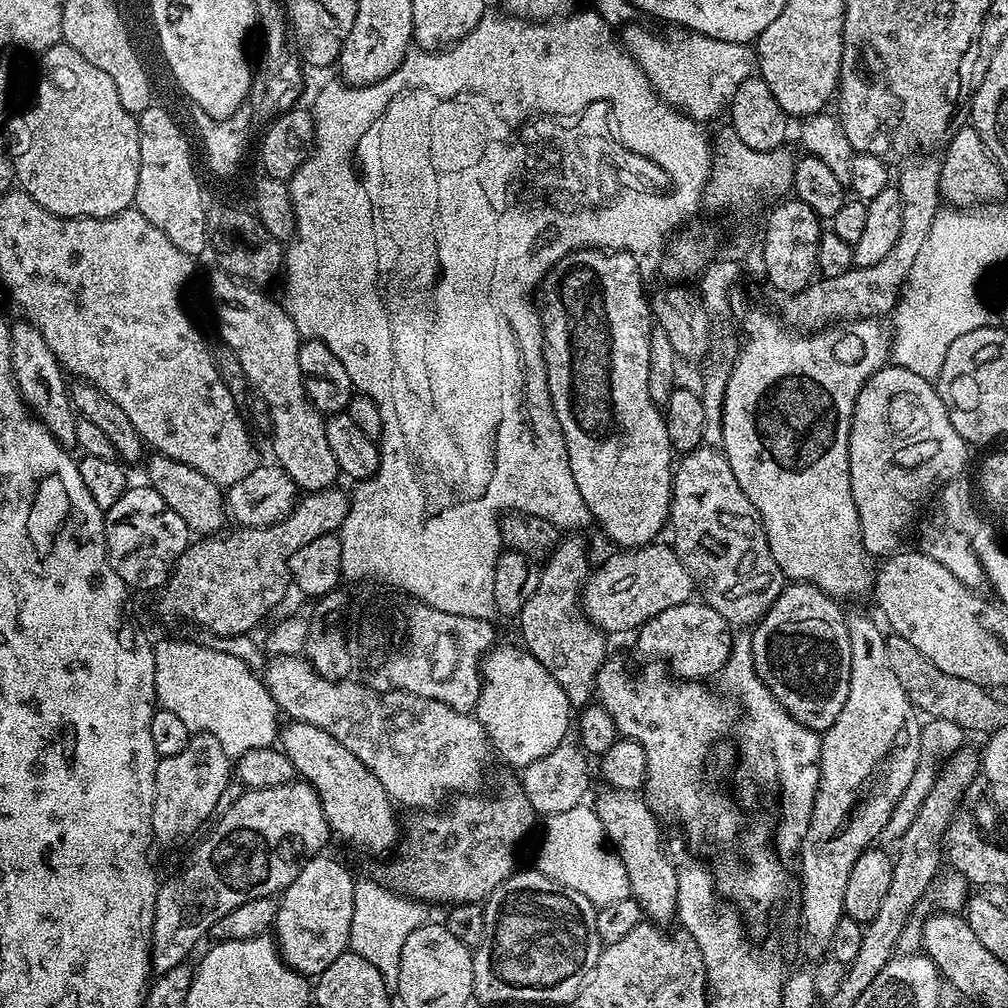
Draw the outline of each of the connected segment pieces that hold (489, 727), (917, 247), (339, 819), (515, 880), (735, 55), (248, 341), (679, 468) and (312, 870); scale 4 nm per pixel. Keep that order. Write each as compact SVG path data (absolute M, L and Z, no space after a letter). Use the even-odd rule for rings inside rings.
M496 646L485 656L482 665L482 680L480 685L480 697L476 703L474 713L476 721L488 732L489 741L498 753L508 764L513 764L516 770L522 770L530 766L530 762L538 762L550 750L557 748L559 744L565 743L568 736L568 719L573 719L574 706L566 698L566 690L558 686L558 682L538 662L538 658L531 656L523 647L500 648Z
M924 156L921 160L916 160L913 164L905 163L903 170L896 181L896 187L902 198L902 227L899 230L898 240L895 242L893 250L886 254L882 262L876 262L872 266L855 266L844 271L840 275L832 277L819 277L802 291L791 293L785 300L781 317L783 321L796 330L812 330L825 327L833 322L847 322L854 319L875 319L889 315L894 309L900 298L900 291L904 286L910 272L910 266L914 266L914 258L922 250L922 245L930 234L930 226L934 222L937 212L942 207L942 197L940 194L940 166L941 161L932 156Z
M292 720L283 725L278 736L282 751L294 762L297 773L318 794L322 810L328 819L329 829L344 840L349 840L356 848L365 848L368 852L391 853L397 847L402 836L402 824L396 821L397 809L387 790L334 738L313 724L302 720ZM393 808L393 809L392 809ZM392 848L392 849L391 849Z
M538 870L532 872L513 871L511 876L506 877L501 884L488 895L487 900L483 901L484 917L486 918L486 934L482 942L474 949L472 965L474 966L474 986L472 987L473 997L477 1001L485 1000L488 1004L500 1004L503 1000L533 1000L536 1004L569 1004L571 1005L584 985L584 980L592 973L594 966L600 957L602 947L598 938L598 926L596 925L597 905L591 904L582 894L570 890L570 886L562 886L546 874Z
M633 22L623 27L622 43L629 52L629 55L635 57L639 62L640 69L650 78L651 84L655 90L668 104L685 111L693 120L708 122L708 119L720 113L731 103L734 94L738 90L738 86L746 80L746 78L755 75L756 67L756 51L753 45L749 43L732 43L722 39L714 39L709 36L702 35L700 32L689 32L682 30L677 32L672 38L660 36L640 23Z
M216 270L212 276L212 300L216 303L216 328L220 331L219 339L238 354L238 362L242 362L242 370L246 370L249 385L258 391L259 399L265 400L272 415L272 452L275 463L284 468L286 474L293 479L297 489L305 493L321 492L337 483L336 476L341 475L338 462L334 458L334 450L330 450L330 442L326 440L324 429L325 417L313 406L306 394L302 366L298 366L298 350L302 343L300 331L288 316L283 303L263 296L259 287L246 280L239 279L227 270Z
M701 446L695 448L692 452L685 452L679 457L678 463L675 465L672 473L672 510L670 513L670 532L672 528L672 537L670 543L676 552L682 558L682 562L686 566L686 570L692 575L695 587L704 591L703 599L714 610L718 610L718 614L722 614L722 618L726 618L729 625L732 626L752 626L759 621L770 610L770 606L778 598L778 594L782 594L786 583L784 572L778 566L778 562L774 562L774 554L770 554L770 542L768 535L764 529L762 518L758 514L758 510L754 506L754 502L750 502L750 498L746 498L746 494L742 490L742 486L738 486L738 478L734 478L734 470L730 470L730 462L728 457L724 455L719 447Z
M321 854L307 860L307 862L301 866L298 878L294 878L294 882L290 882L290 886L284 889L276 905L276 922L274 925L274 939L276 941L276 946L280 949L280 955L284 957L285 964L305 978L315 978L320 976L322 970L326 970L326 966L330 966L330 962L334 962L334 958L338 958L342 953L349 951L350 918L354 918L354 886L356 885L356 880L354 879L354 876L351 876L351 874L348 873L346 865L339 864L334 857L328 855L329 854Z

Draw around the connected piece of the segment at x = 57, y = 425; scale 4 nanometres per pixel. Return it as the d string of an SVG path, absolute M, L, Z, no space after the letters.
M27 318L19 319L11 321L8 337L12 354L12 373L17 386L20 387L20 394L35 416L52 431L57 442L66 449L75 449L77 447L75 426L78 413L72 407L69 381L64 381L65 369L61 368L54 350L50 350L38 326L34 326Z

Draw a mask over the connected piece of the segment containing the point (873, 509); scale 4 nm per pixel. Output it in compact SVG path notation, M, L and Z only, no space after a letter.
M885 366L876 371L876 373L867 380L862 386L862 390L856 399L854 414L852 415L852 425L850 426L850 490L854 494L854 506L858 510L858 522L862 530L862 542L866 546L869 557L887 558L893 553L901 551L904 539L908 536L908 527L913 527L918 513L921 511L918 502L921 501L922 494L927 489L936 485L937 481L944 480L945 477L952 476L957 468L964 463L964 448L969 445L968 441L954 430L954 422L950 422L950 414L942 402L942 398L936 393L933 381L926 378L918 378L918 374L910 374L910 370L897 368L895 366Z

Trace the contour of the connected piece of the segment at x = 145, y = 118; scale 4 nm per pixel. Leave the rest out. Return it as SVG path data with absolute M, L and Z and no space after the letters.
M153 106L139 113L138 142L140 143L140 165L134 207L150 223L158 226L178 250L187 256L199 258L210 248L208 218L204 192L192 165L192 148L180 129L180 124L164 108Z

